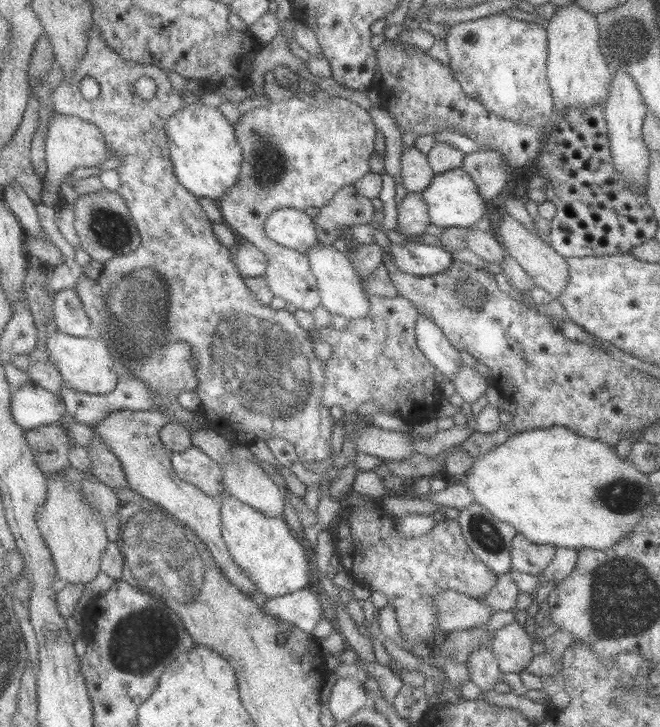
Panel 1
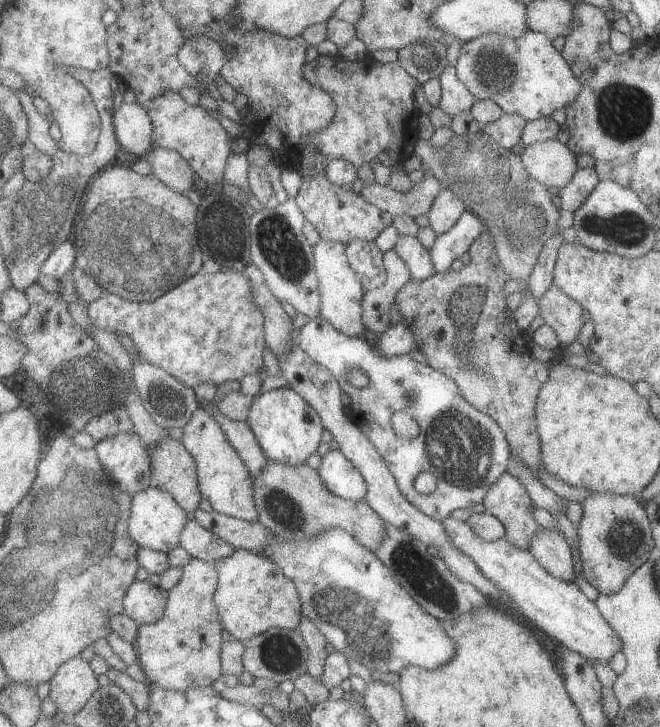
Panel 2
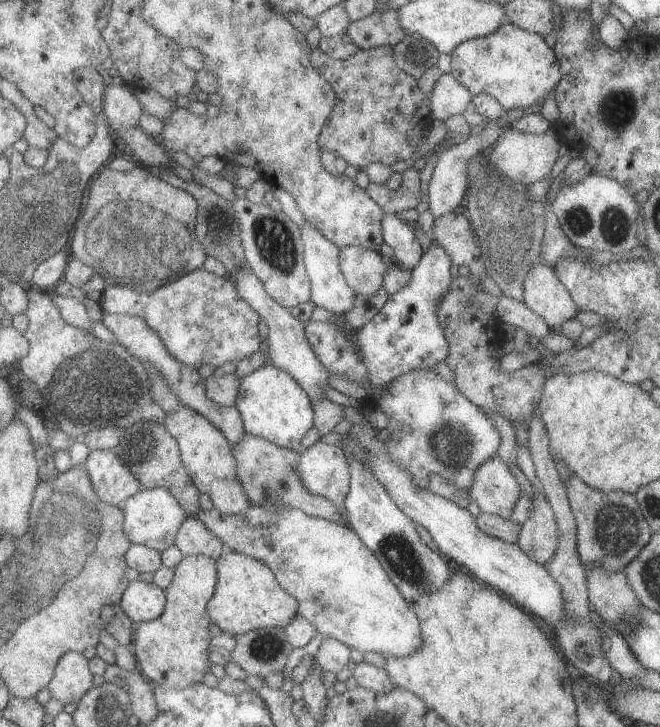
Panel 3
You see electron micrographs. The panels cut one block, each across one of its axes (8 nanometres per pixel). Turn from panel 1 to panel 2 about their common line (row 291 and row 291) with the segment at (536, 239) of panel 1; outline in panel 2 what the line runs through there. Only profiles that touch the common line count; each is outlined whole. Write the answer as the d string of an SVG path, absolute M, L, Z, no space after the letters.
M552 284L539 299L538 320L556 332L562 348L573 342L585 324L580 304Z

